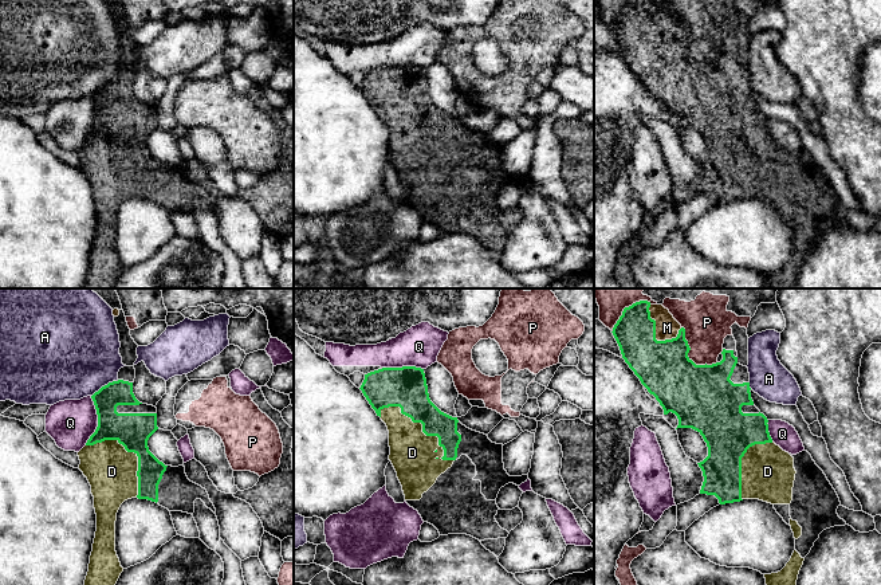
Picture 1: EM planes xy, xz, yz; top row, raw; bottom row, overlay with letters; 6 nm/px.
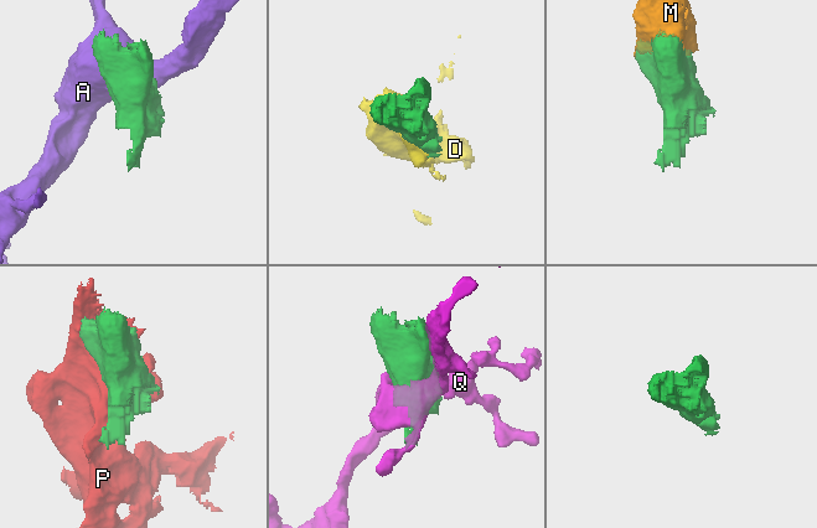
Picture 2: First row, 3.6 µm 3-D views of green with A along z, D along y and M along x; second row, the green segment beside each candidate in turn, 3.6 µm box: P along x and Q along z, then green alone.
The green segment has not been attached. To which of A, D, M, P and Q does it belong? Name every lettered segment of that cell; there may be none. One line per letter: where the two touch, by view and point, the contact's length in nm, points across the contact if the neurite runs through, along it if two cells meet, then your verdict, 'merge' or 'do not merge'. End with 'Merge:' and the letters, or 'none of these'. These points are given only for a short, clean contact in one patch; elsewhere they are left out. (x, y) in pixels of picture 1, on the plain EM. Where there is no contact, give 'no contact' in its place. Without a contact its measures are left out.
A: meets green in xy at (105, 85); contact 180 nm long; do not merge
D: meets green in xz at (423, 129); contact 550 nm long; merge
M: meets green in yz at (655, 31); contact 260 nm long; merge
P: meets green in yz at (687, 54); contact 300 nm long; do not merge
Q: meets green in xy at (98, 120); contact 300 nm long; do not merge
Merge: D, M

